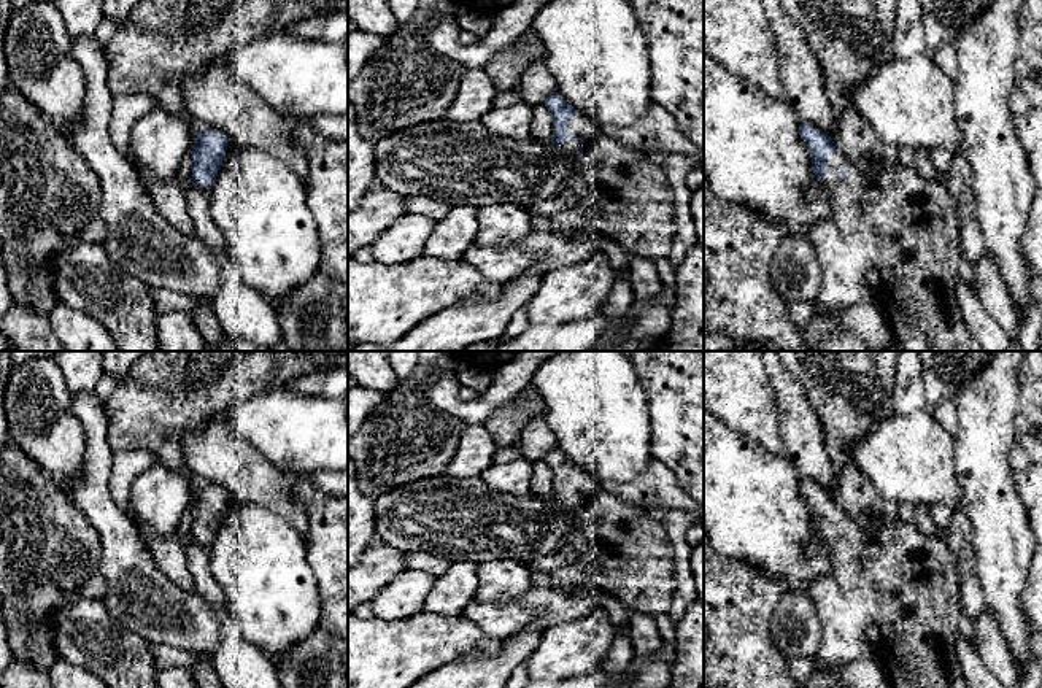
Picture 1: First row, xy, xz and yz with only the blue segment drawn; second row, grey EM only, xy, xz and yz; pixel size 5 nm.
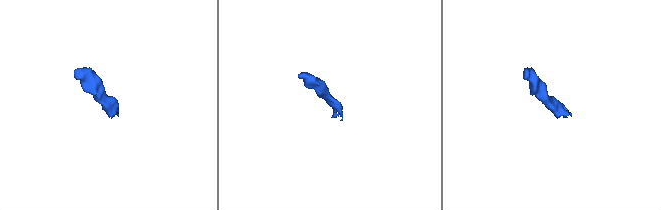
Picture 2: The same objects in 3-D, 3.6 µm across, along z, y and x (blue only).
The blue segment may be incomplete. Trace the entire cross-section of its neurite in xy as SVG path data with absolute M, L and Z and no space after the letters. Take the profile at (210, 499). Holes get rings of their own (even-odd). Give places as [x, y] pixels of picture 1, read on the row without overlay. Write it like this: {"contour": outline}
{"contour": "M202 483L192 496L192 537L197 539L199 547L211 550L229 499L224 489L213 483Z"}

